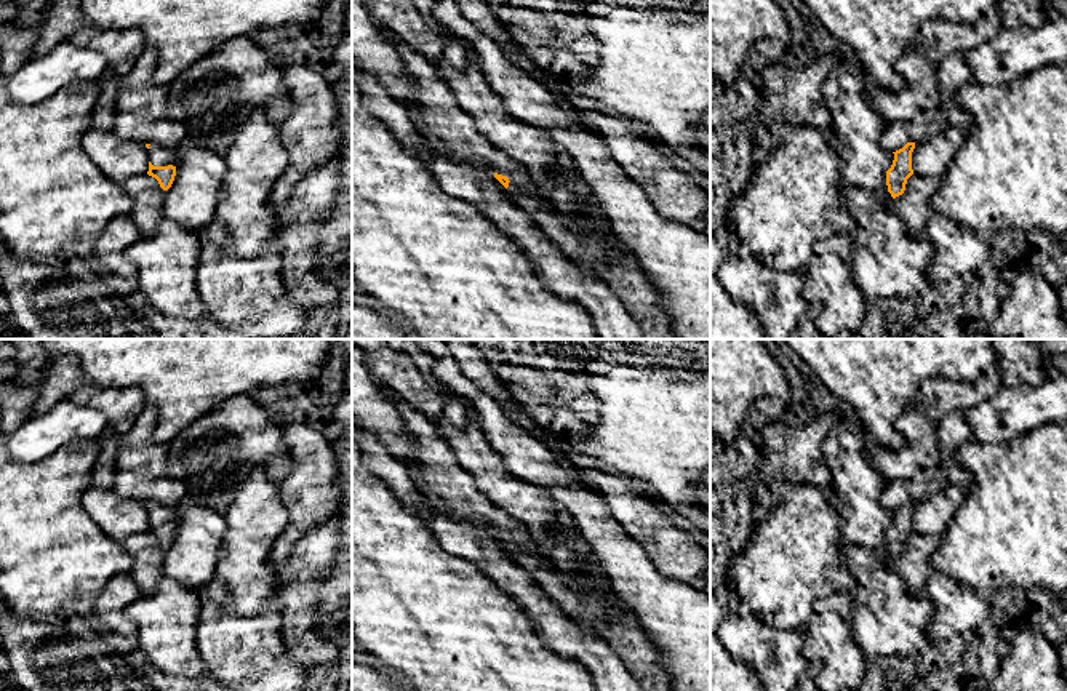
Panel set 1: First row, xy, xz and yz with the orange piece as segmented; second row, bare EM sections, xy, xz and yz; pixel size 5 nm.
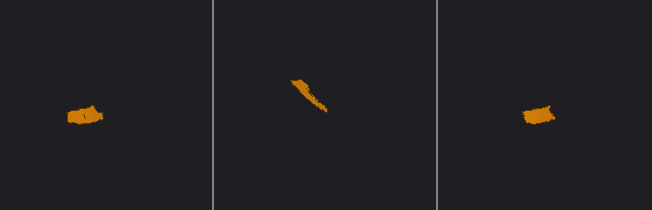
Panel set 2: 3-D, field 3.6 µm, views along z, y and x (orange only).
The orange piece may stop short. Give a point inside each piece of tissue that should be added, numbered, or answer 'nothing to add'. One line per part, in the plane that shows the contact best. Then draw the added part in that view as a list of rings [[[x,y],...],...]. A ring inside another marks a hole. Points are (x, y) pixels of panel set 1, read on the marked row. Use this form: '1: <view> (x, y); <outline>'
1: xy (160, 155); [[[150,142],[149,157],[154,166],[176,166],[178,163],[176,147],[166,147],[157,142]]]

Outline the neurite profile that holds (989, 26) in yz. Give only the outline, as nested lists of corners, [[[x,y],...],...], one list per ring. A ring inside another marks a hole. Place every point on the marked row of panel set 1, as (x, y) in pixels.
[[[997,13],[985,14],[973,22],[928,21],[920,27],[912,48],[921,53],[931,64],[937,64],[949,54],[974,50],[982,42],[997,37],[1003,29]]]

